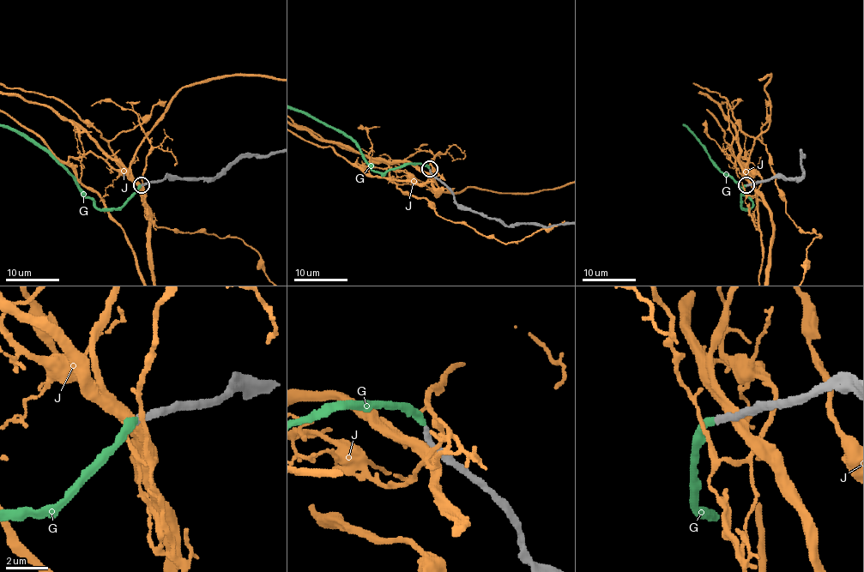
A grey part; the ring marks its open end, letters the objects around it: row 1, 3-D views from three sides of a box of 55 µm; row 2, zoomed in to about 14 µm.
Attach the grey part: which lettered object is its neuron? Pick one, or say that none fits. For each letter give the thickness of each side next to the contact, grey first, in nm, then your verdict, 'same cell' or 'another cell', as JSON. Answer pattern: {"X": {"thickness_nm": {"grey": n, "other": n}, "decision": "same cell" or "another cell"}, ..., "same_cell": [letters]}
{"G": {"thickness_nm": {"grey": 320, "other": 360}, "decision": "same cell"}, "J": {"thickness_nm": {"grey": 400, "other": 460}, "decision": "another cell"}, "same_cell": ["G"]}

